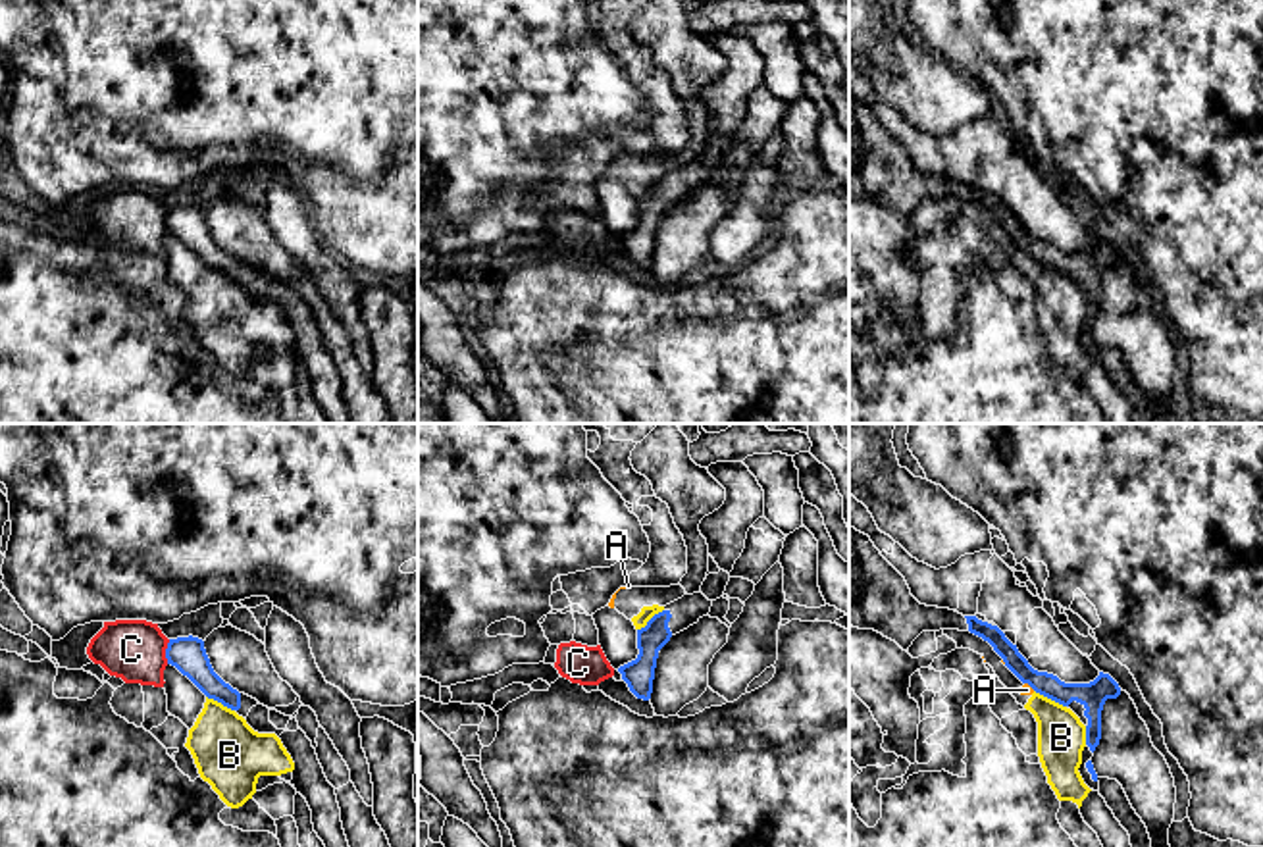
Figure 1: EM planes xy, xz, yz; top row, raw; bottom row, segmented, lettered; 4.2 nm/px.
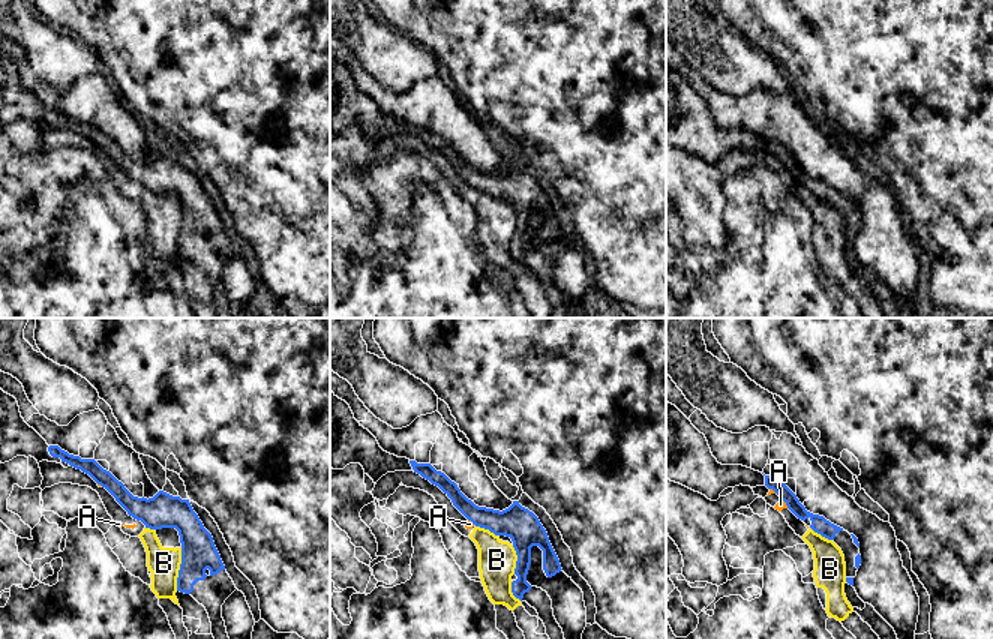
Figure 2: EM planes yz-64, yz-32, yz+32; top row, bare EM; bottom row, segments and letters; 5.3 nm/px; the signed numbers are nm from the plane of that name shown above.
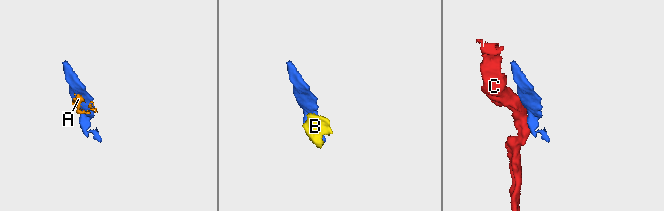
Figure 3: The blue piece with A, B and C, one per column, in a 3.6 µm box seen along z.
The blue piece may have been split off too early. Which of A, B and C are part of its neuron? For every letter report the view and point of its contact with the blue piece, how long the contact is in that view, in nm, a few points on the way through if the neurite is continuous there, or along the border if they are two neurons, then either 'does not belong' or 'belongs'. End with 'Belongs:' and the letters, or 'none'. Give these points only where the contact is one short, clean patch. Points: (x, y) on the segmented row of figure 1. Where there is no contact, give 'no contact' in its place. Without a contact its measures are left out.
A: meets blue in yz at (1031, 686); contact 60 nm long; border along yz (1025, 682), (1034, 690); does not belong
B: meets blue in yz at (1050, 697); contact 150 nm long; does not belong
C: meets blue in xy at (166, 651); contact 110 nm long; does not belong
Belongs: none

